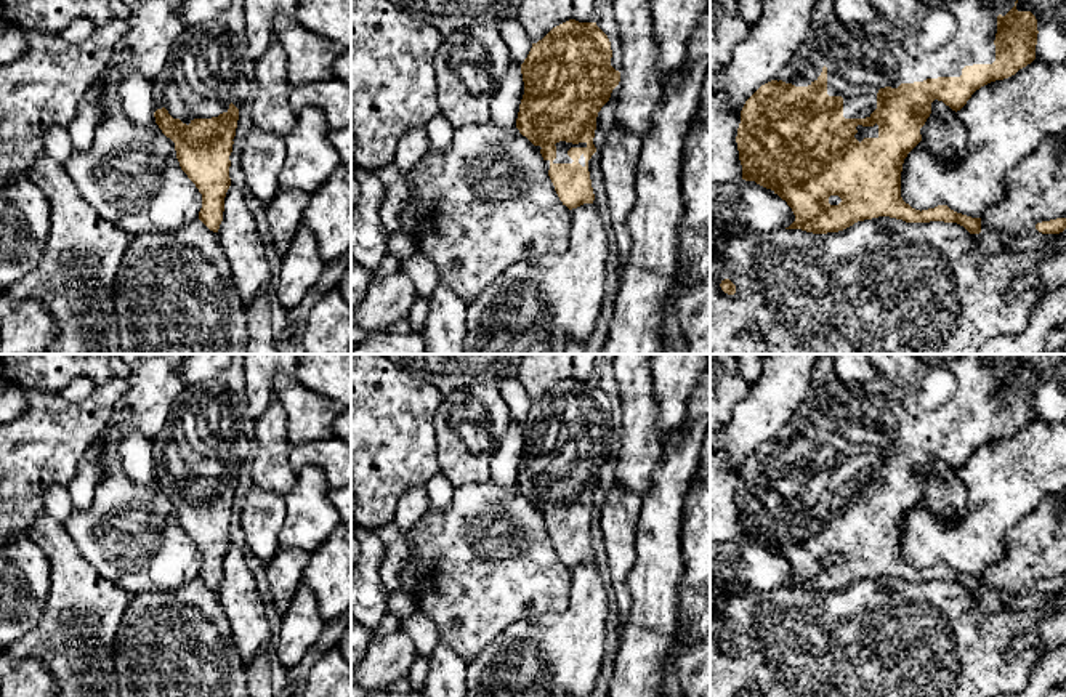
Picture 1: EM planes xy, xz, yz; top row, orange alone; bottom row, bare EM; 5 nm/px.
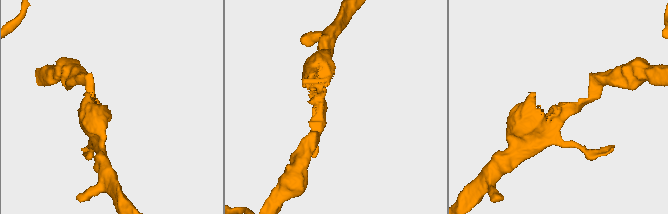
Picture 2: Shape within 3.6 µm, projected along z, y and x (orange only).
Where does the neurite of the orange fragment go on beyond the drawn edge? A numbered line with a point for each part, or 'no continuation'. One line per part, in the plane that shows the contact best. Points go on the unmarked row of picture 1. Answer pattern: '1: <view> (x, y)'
1: yz (908, 401)

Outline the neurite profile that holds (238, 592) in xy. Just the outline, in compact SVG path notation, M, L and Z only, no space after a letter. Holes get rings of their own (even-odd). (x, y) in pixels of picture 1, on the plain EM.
M234 545L226 551L223 580L216 593L229 618L234 646L248 665L273 635L247 558Z

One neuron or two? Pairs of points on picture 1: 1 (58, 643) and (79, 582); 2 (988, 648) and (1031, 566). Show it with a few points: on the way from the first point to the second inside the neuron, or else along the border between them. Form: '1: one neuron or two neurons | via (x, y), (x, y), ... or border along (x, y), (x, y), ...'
1: one neuron | via (72, 628), (79, 622), (79, 596)
2: two neurons | border along (972, 596), (988, 614), (1044, 608)

